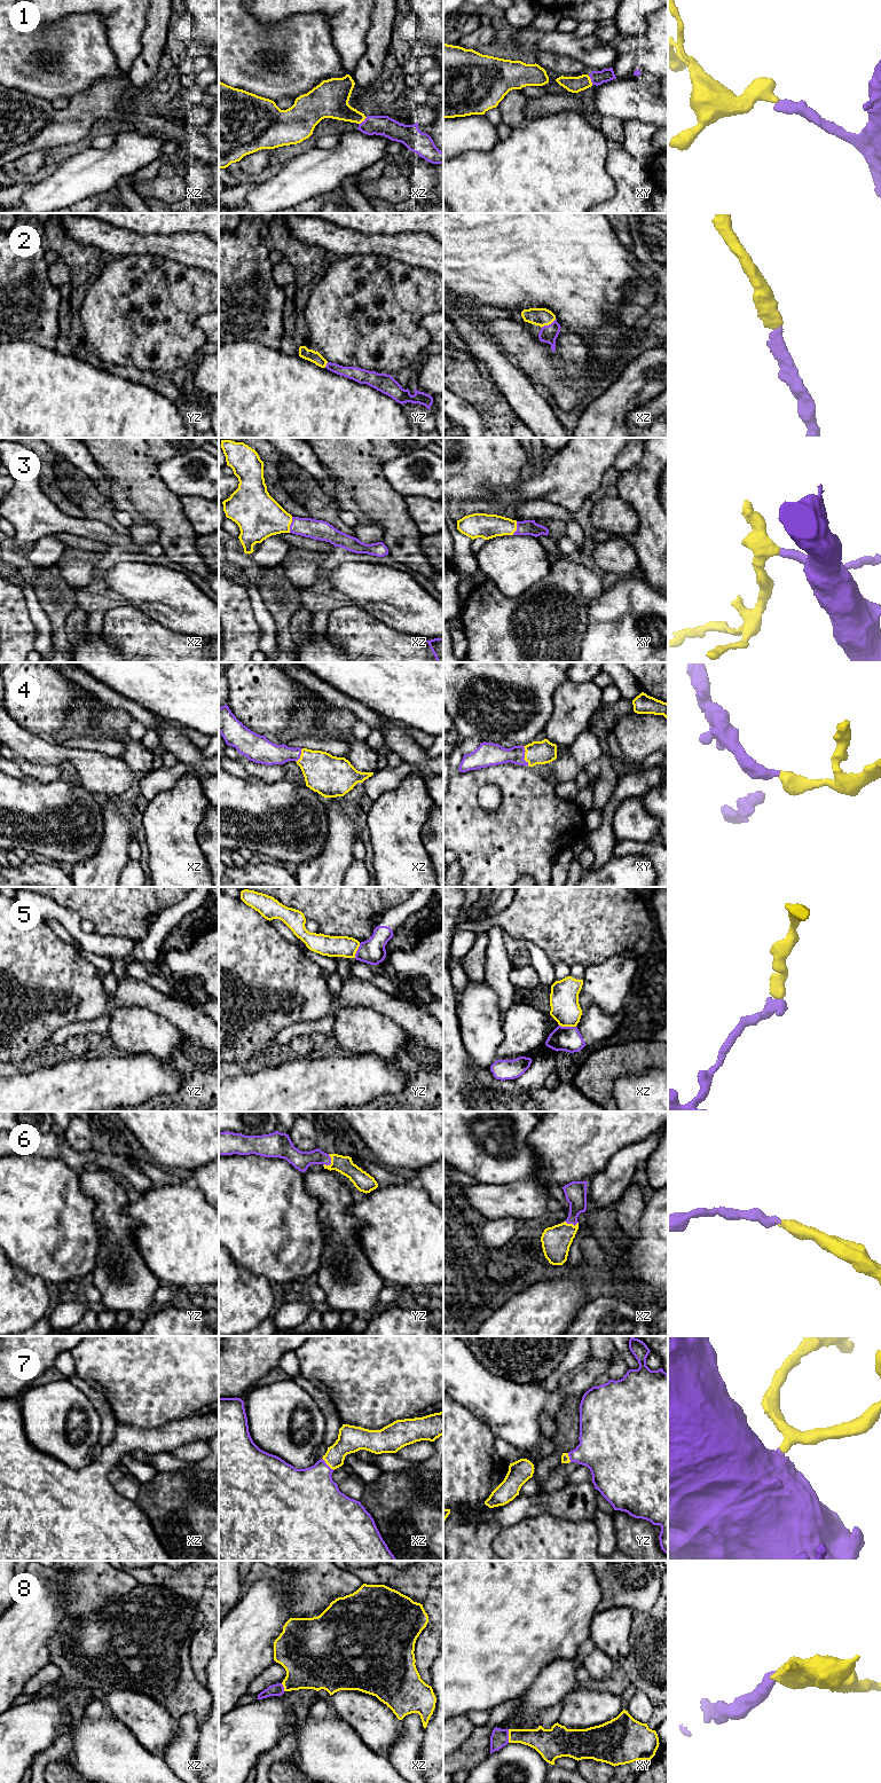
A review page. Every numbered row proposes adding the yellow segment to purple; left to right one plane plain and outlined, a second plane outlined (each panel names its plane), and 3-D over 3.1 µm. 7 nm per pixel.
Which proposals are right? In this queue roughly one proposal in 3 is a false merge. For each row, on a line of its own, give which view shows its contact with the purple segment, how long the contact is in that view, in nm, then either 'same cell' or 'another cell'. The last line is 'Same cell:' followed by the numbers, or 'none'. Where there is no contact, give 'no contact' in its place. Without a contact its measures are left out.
1: meets purple in xz; contact 80 nm long; same cell
2: meets purple in xz; contact 120 nm long; same cell
3: meets purple in xz; contact 110 nm long; same cell
4: meets purple in xy; contact 140 nm long; same cell
5: meets purple in xz; contact 120 nm long; another cell
6: meets purple in yz; contact 100 nm long; same cell
7: meets purple in xz; contact 120 nm long; same cell
8: meets purple in xy; contact 100 nm long; same cell
Same cell: 1, 2, 3, 4, 6, 7, 8

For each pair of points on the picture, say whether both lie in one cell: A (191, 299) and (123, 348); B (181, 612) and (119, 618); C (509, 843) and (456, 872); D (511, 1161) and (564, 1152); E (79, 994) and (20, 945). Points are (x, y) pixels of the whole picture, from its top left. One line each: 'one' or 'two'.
A: one
B: two
C: two
D: two
E: one

